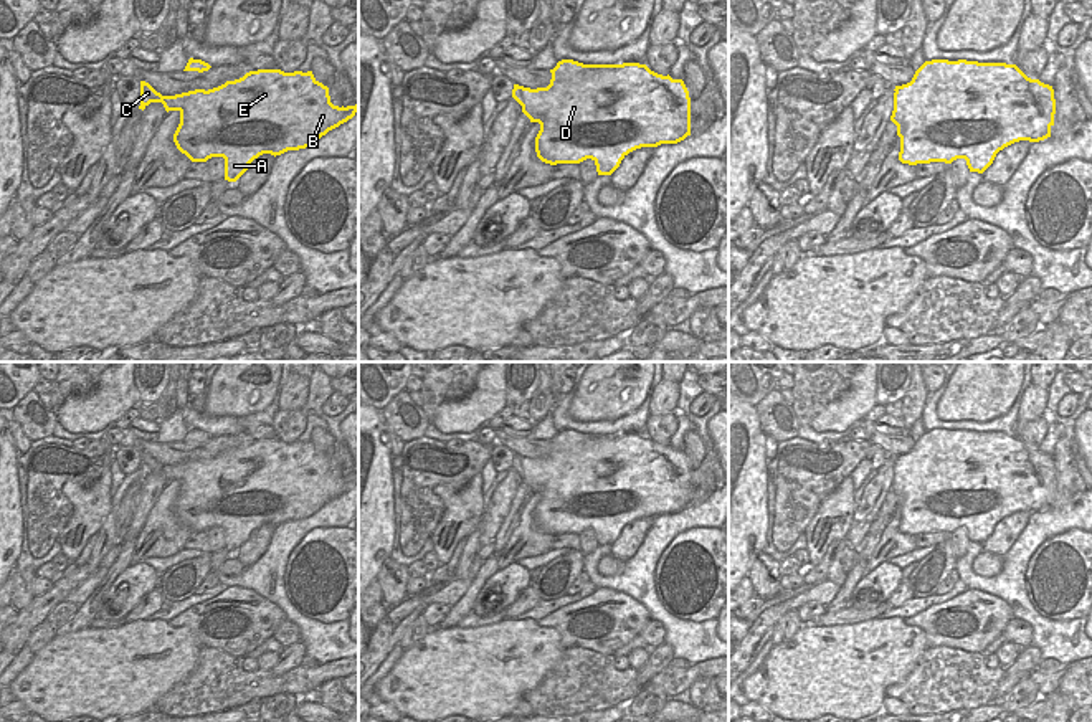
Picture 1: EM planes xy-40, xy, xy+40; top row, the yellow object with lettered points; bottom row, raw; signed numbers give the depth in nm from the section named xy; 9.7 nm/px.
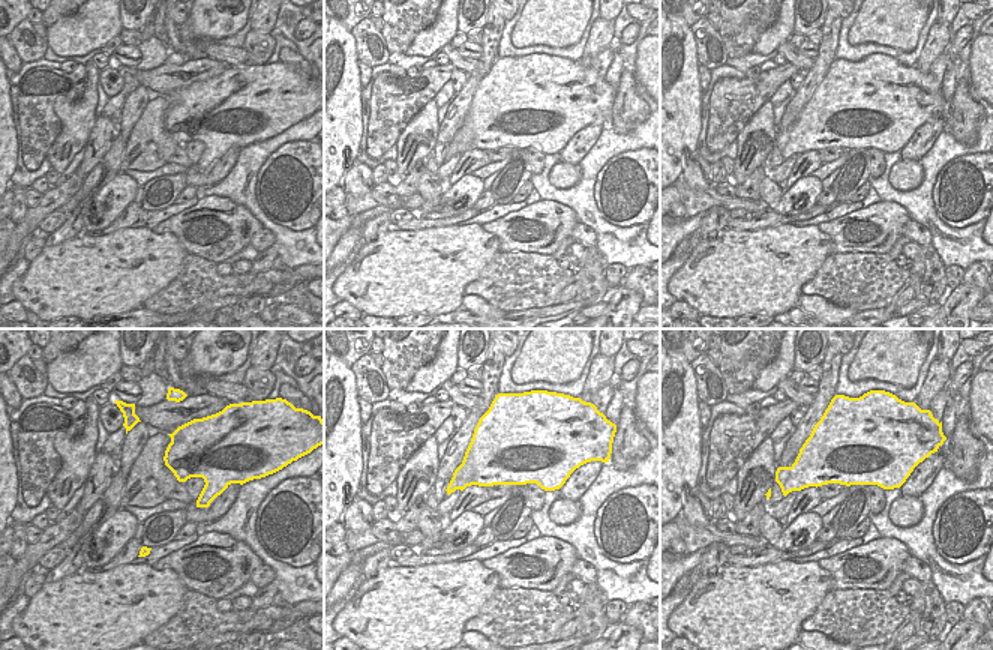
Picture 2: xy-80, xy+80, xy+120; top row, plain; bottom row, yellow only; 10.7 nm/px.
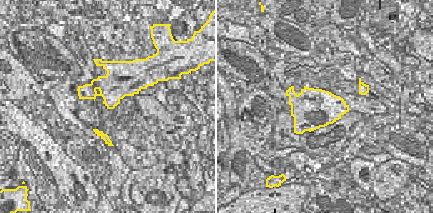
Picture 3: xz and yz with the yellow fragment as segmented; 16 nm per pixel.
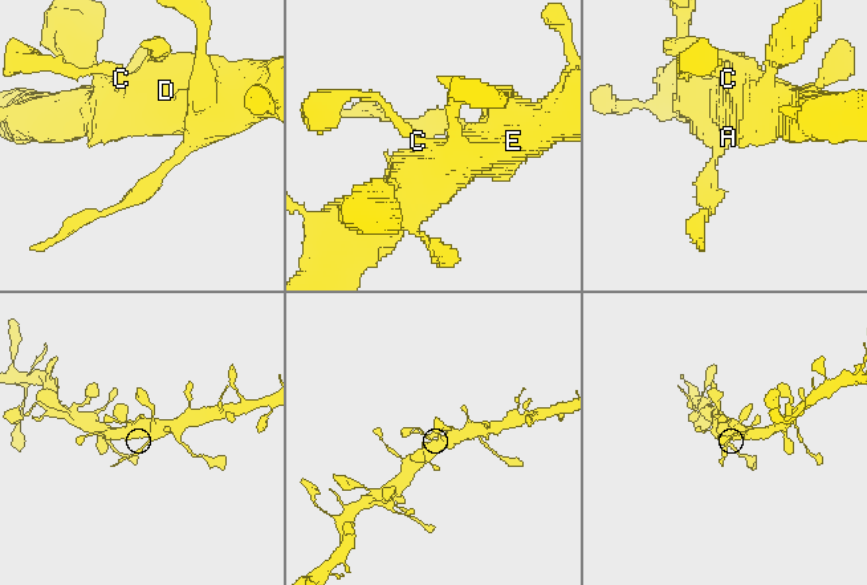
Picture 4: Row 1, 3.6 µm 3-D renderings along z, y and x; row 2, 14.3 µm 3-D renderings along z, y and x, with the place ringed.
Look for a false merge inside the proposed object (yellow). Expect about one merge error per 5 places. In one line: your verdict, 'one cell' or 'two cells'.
one cell

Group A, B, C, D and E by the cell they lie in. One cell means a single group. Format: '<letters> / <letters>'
A B C D E

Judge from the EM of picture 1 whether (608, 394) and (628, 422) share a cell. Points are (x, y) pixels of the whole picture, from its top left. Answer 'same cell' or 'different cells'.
different cells

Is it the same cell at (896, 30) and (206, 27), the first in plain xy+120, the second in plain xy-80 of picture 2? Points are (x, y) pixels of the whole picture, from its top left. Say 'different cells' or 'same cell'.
same cell

